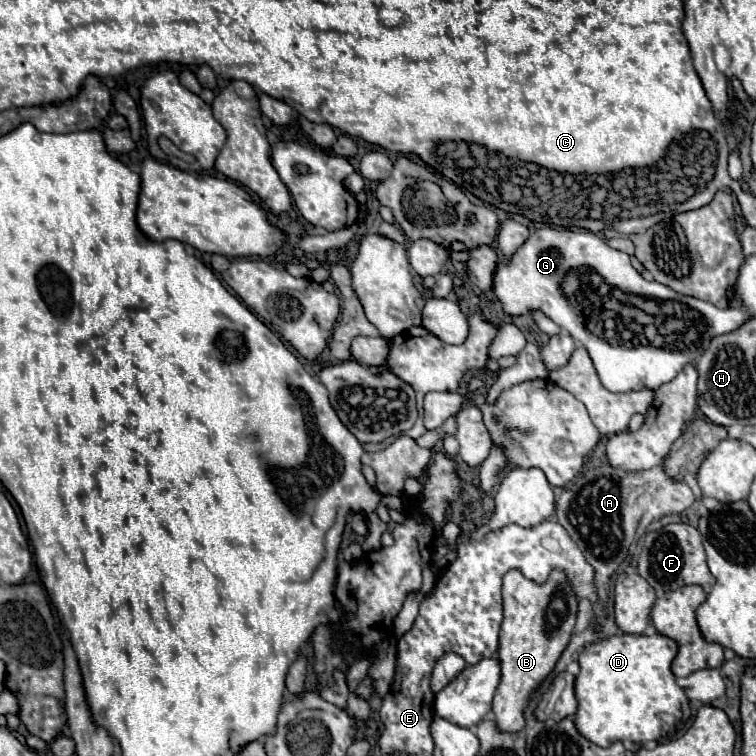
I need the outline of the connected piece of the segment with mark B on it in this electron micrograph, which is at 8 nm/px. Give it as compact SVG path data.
M510 569L504 575L502 597L504 621L500 629L498 651L502 663L502 679L494 695L492 711L500 731L516 733L524 729L522 709L528 703L528 697L554 669L558 657L562 655L572 637L578 599L574 597L574 587L570 585L570 581L566 581L566 573L562 573L562 569L554 569L554 573L550 573L550 577L542 585L522 577L518 569Z

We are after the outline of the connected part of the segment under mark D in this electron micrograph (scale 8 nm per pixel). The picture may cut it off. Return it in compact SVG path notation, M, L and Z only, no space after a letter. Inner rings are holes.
M660 633L646 637L646 635L614 635L610 639L600 639L598 643L588 643L580 655L580 673L574 681L574 691L578 699L578 713L574 717L576 729L592 743L600 747L610 747L614 741L630 739L634 743L646 741L662 741L668 735L676 733L680 721L690 717L688 697L676 685L676 679L670 671L670 663L676 657L678 645L670 637Z

